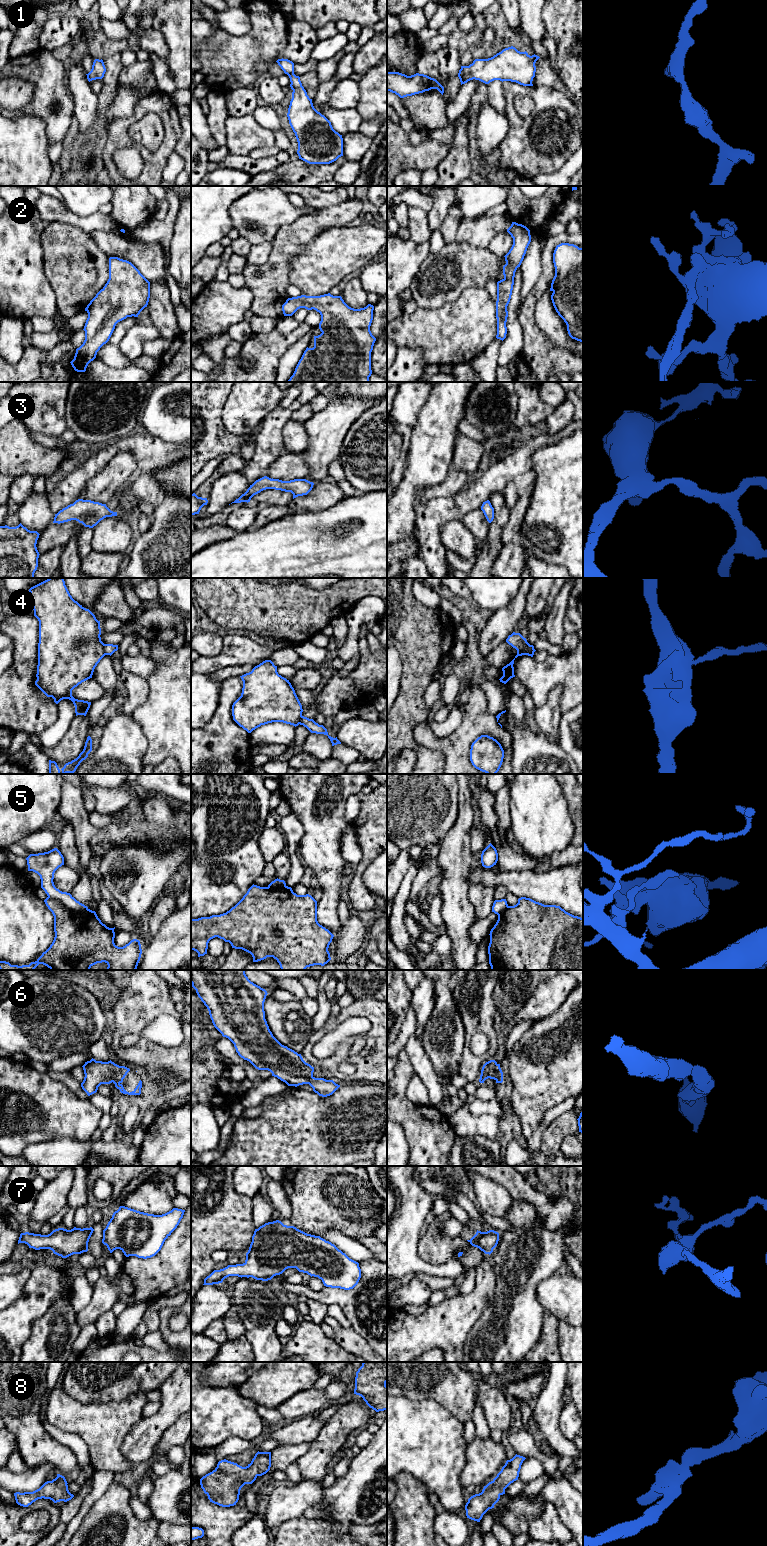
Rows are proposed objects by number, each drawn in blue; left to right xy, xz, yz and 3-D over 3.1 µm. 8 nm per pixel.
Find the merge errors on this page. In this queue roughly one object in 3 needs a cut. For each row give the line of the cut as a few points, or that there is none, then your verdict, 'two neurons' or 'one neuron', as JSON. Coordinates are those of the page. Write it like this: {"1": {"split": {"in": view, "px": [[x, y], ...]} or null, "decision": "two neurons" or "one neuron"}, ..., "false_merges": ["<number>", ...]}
{"1": {"split": null, "decision": "one neuron"}, "2": {"split": null, "decision": "one neuron"}, "3": {"split": null, "decision": "one neuron"}, "4": {"split": {"in": "xy", "px": [[105, 644], [104, 654]]}, "decision": "two neurons"}, "5": {"split": {"in": "xy", "px": [[48, 896], [60, 900], [75, 912], [86, 912], [89, 909]]}, "decision": "two neurons"}, "6": {"split": null, "decision": "one neuron"}, "7": {"split": null, "decision": "one neuron"}, "8": {"split": null, "decision": "one neuron"}, "false_merges": ["4", "5"]}

